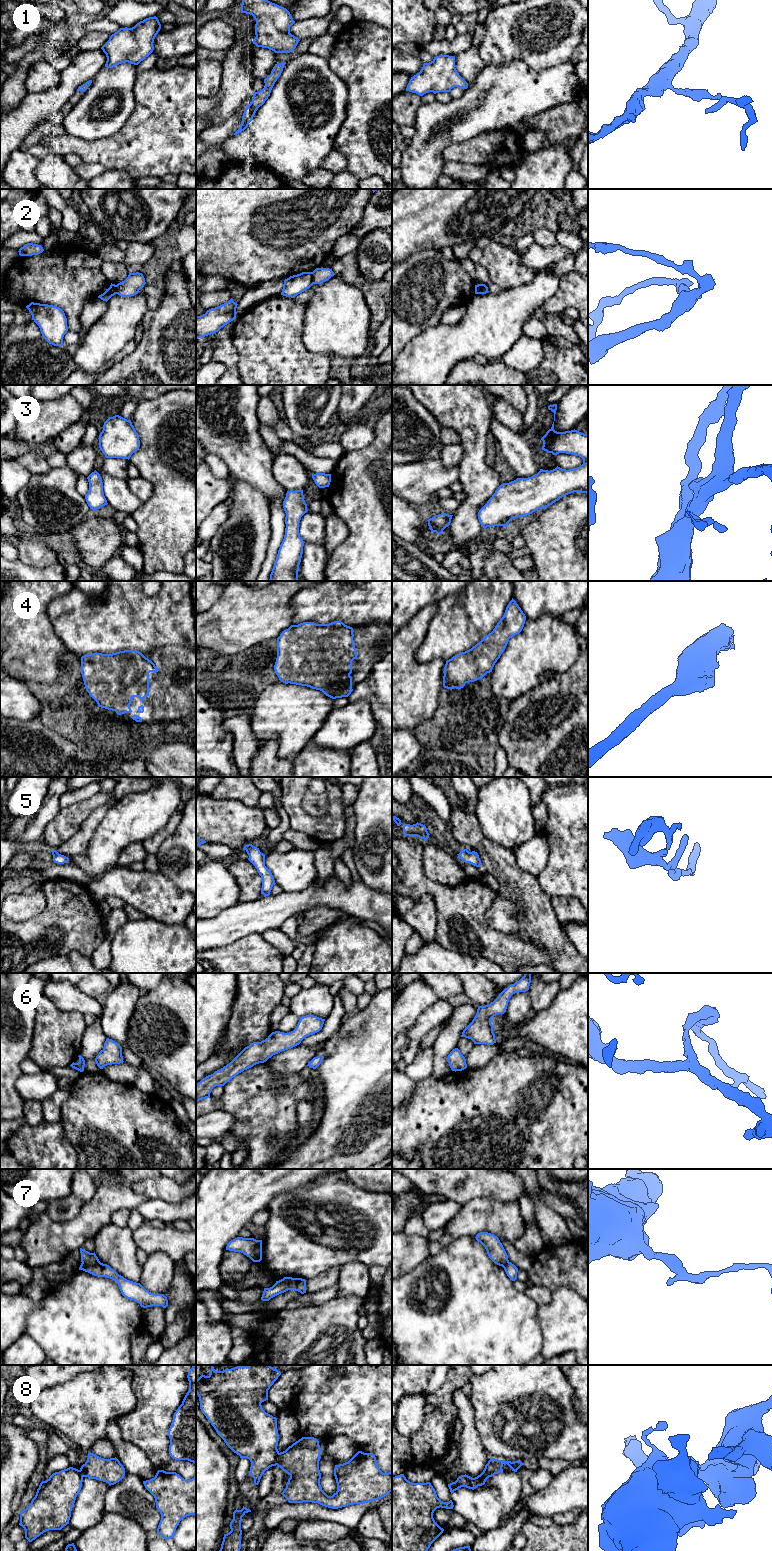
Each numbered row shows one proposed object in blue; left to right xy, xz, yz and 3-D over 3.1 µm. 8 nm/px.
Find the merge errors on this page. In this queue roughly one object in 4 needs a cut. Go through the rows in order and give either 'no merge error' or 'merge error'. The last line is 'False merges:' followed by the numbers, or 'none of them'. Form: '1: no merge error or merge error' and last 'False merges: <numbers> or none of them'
1: no merge error
2: merge error
3: no merge error
4: no merge error
5: no merge error
6: no merge error
7: merge error
8: merge error
False merges: 2, 7, 8

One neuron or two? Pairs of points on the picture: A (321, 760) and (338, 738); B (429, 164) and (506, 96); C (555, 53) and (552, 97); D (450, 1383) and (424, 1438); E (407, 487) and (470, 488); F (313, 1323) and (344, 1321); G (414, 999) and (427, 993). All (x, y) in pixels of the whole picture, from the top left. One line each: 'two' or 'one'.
A: two
B: one
C: two
D: one
E: two
F: one
G: one

